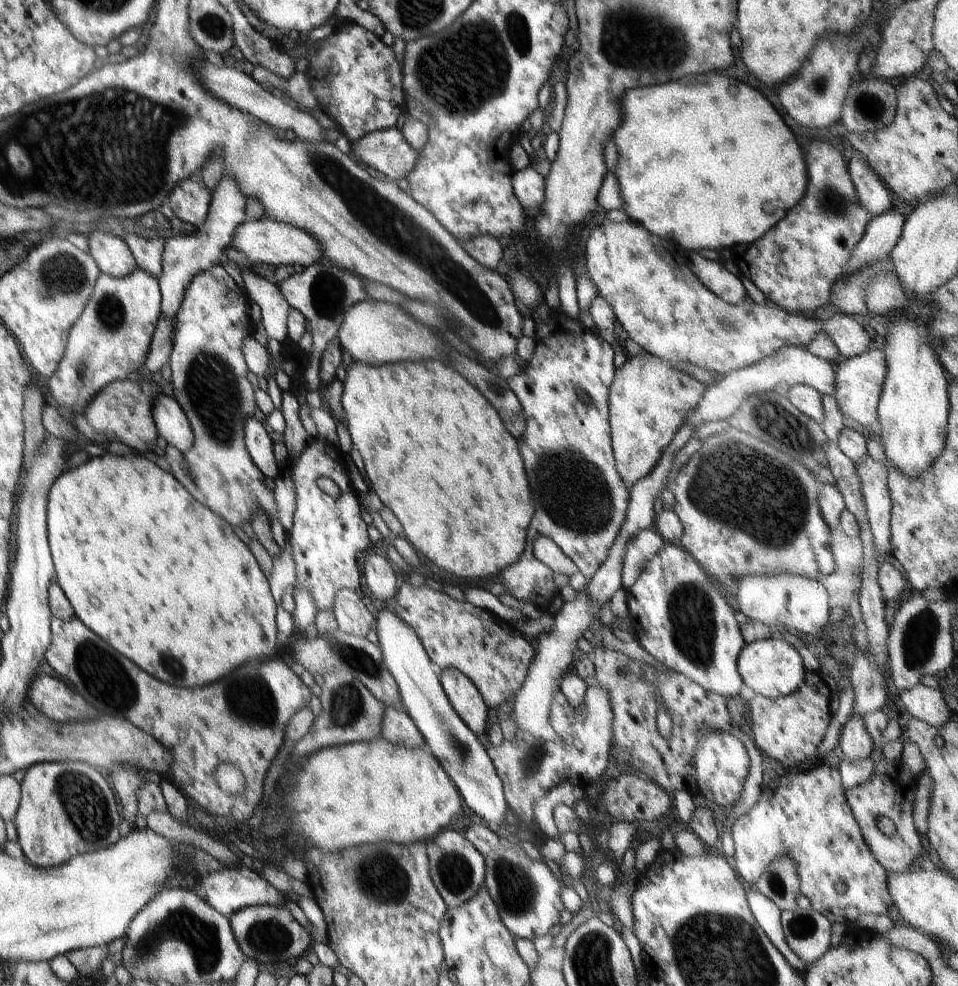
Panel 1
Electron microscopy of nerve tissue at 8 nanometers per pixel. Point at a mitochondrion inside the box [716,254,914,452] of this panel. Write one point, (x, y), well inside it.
(727, 325)

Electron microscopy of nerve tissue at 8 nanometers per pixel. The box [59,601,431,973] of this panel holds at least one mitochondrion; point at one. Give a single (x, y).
(109, 682)

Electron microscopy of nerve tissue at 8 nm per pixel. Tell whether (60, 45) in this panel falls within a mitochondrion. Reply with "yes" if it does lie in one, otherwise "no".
no

